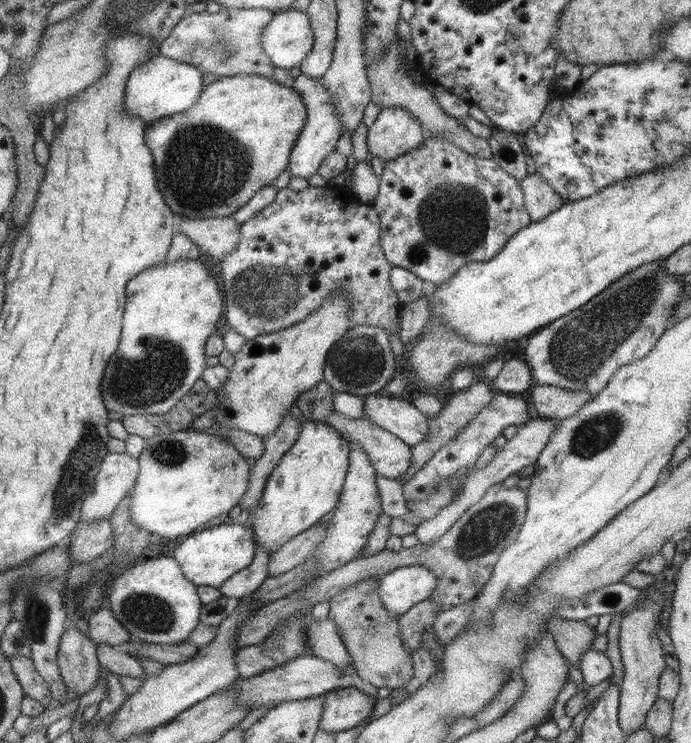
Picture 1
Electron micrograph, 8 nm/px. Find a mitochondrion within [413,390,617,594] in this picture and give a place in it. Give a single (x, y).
(486, 529)

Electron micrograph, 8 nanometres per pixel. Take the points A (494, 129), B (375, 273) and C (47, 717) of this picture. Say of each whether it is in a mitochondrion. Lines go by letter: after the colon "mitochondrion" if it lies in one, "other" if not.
A: other
B: other
C: other

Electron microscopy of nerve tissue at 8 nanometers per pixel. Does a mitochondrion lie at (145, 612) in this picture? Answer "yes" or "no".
yes

